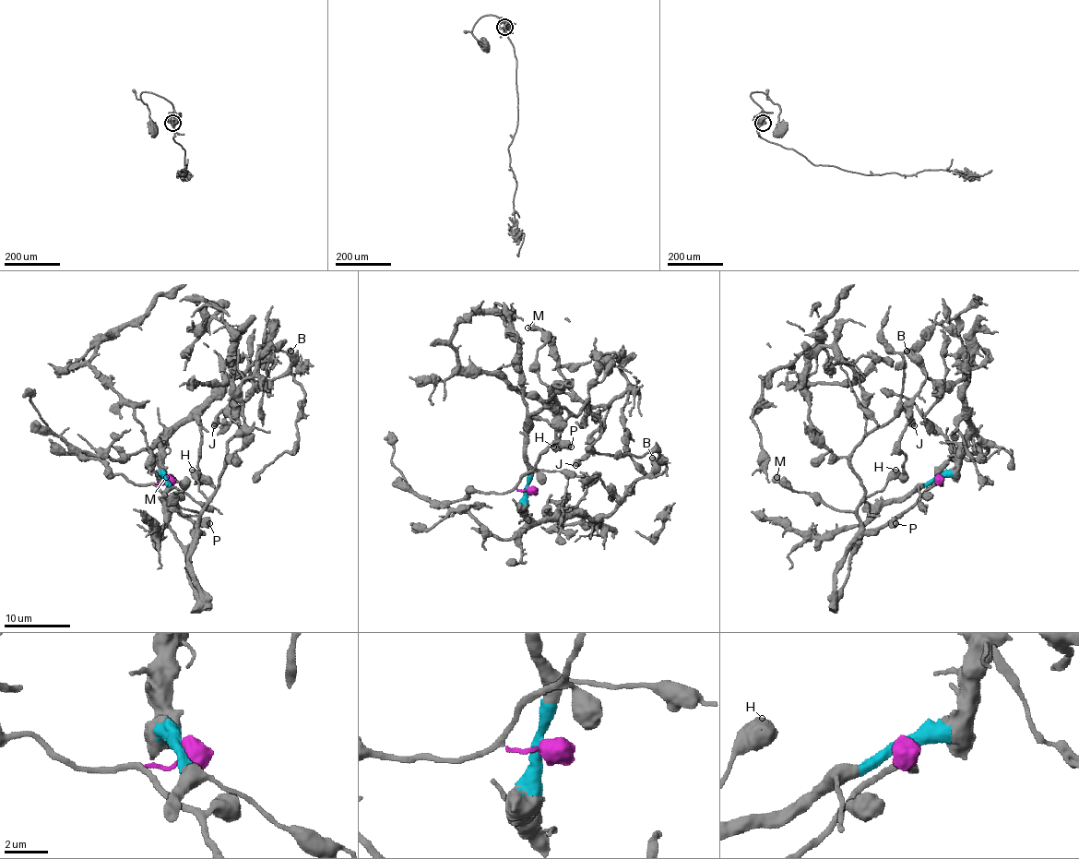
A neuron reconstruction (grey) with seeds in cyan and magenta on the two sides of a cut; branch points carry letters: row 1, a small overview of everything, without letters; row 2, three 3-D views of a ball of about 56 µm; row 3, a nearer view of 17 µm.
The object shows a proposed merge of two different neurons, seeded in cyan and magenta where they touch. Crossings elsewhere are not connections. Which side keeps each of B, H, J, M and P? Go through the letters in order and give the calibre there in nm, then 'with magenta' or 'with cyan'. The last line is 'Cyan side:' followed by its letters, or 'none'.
B: 500 nm thick; with cyan
H: 750 nm thick; with magenta
J: 700 nm thick; with magenta
M: 650 nm thick; with magenta
P: 750 nm thick; with magenta
Cyan side: B

